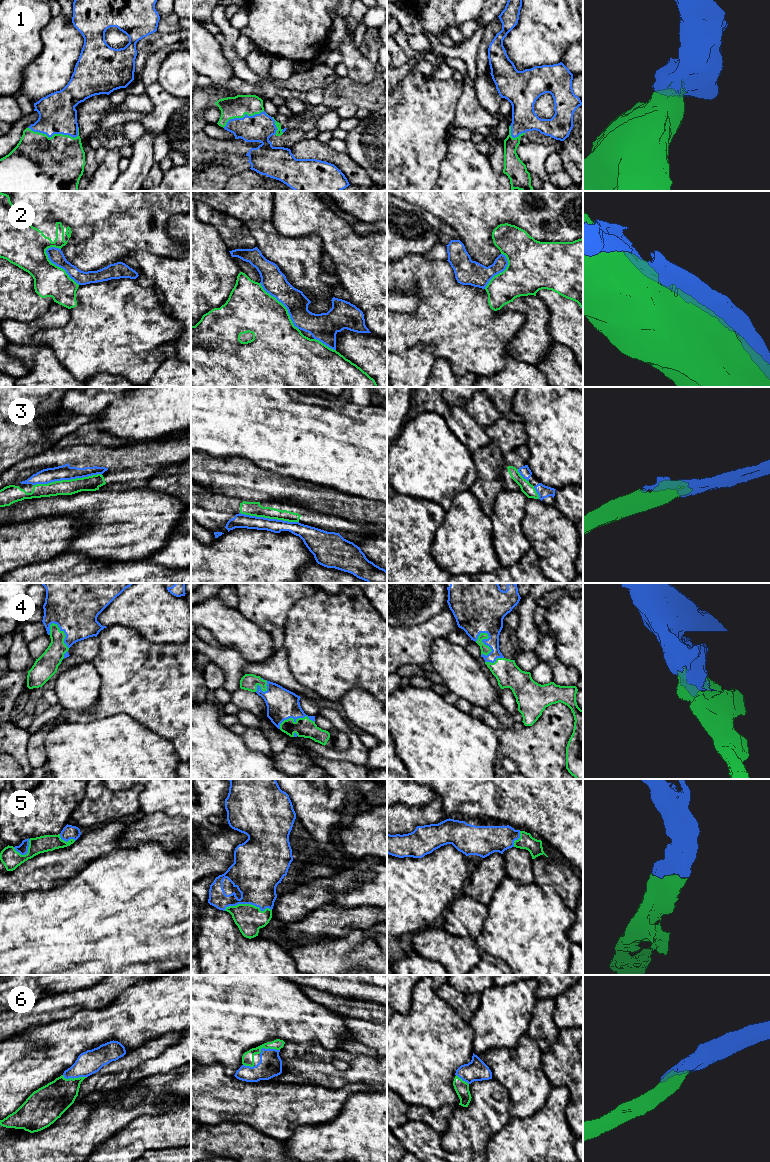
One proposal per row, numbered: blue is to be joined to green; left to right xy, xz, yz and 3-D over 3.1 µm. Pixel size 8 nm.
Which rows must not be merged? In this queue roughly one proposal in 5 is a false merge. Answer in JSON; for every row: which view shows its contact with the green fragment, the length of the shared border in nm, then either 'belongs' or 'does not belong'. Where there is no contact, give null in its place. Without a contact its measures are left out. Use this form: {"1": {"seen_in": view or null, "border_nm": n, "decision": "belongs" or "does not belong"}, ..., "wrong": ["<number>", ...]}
{"1": {"seen_in": "xy", "border_nm": 420, "decision": "belongs"}, "2": {"seen_in": "xy", "border_nm": 400, "decision": "does not belong"}, "3": {"seen_in": "xy", "border_nm": 550, "decision": "belongs"}, "4": {"seen_in": "yz", "border_nm": 200, "decision": "belongs"}, "5": {"seen_in": "xz", "border_nm": 380, "decision": "belongs"}, "6": {"seen_in": "xy", "border_nm": 200, "decision": "belongs"}, "wrong": ["2"]}

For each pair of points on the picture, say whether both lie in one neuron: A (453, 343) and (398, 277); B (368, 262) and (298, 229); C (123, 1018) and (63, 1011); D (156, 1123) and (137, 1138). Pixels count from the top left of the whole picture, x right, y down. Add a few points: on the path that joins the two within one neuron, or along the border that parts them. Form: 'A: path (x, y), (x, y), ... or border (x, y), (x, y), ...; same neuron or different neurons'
A: path (453, 321), (444, 302), (420, 278); same neuron
B: path (351, 251), (325, 225), (315, 225); same neuron
C: border (98, 1008), (79, 1009), (68, 1018), (53, 1021); different neurons
D: path (151, 1128), (147, 1132), (142, 1133); same neuron

